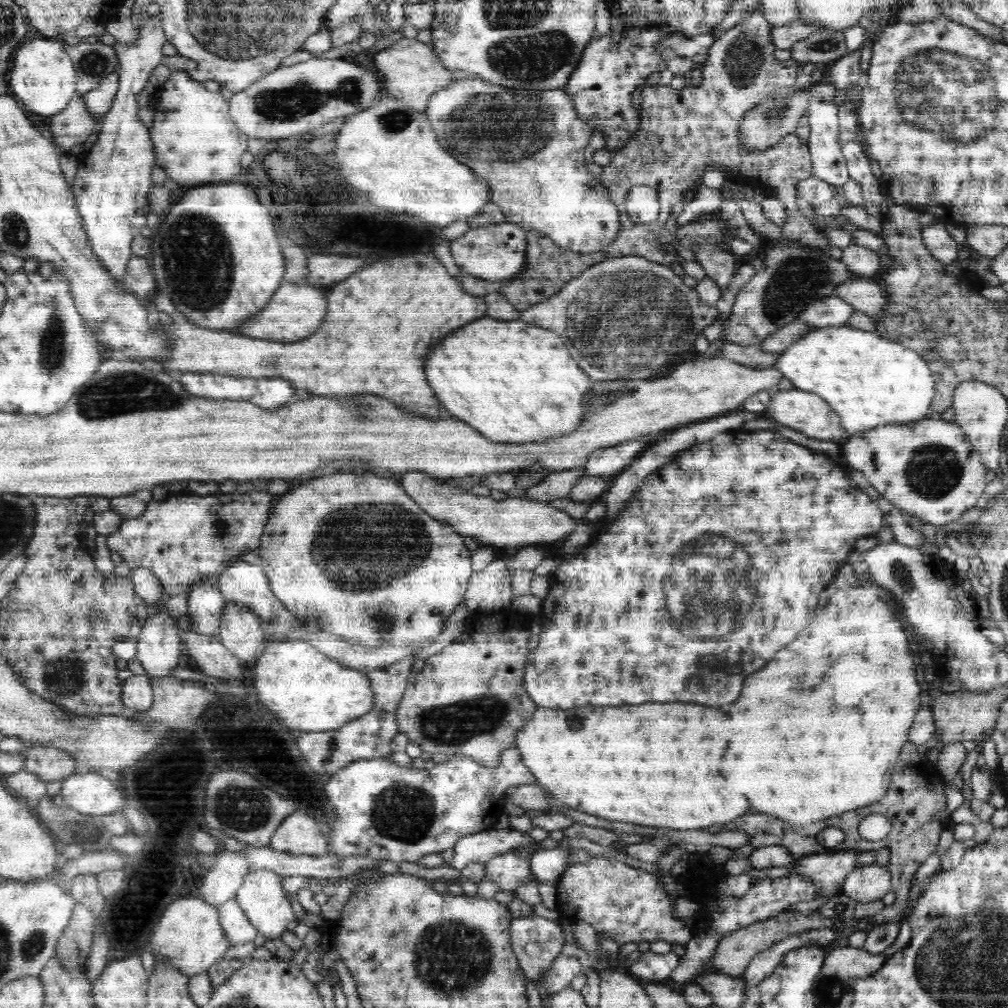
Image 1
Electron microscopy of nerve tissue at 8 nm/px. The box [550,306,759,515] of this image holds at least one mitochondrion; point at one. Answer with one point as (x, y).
(608, 394)

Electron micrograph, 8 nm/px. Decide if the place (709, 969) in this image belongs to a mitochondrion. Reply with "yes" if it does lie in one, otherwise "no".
no

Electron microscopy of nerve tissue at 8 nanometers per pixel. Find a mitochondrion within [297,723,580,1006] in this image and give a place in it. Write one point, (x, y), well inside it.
(452, 956)

